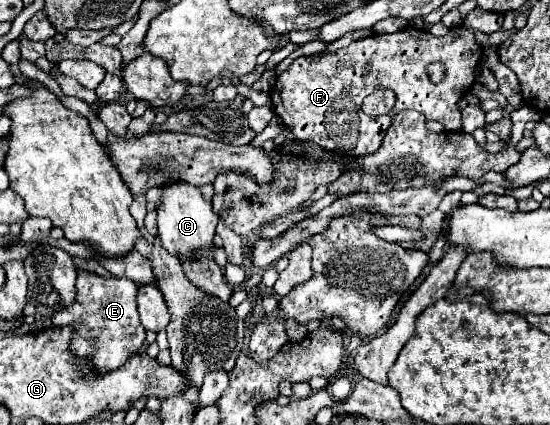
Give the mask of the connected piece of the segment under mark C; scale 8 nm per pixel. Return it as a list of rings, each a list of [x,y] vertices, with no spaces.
[[[189,184],[165,186],[161,196],[161,206],[157,210],[157,230],[159,240],[165,250],[177,258],[197,260],[201,258],[201,248],[213,246],[213,236],[217,228],[217,214],[211,210],[211,202],[205,202],[199,188]]]

